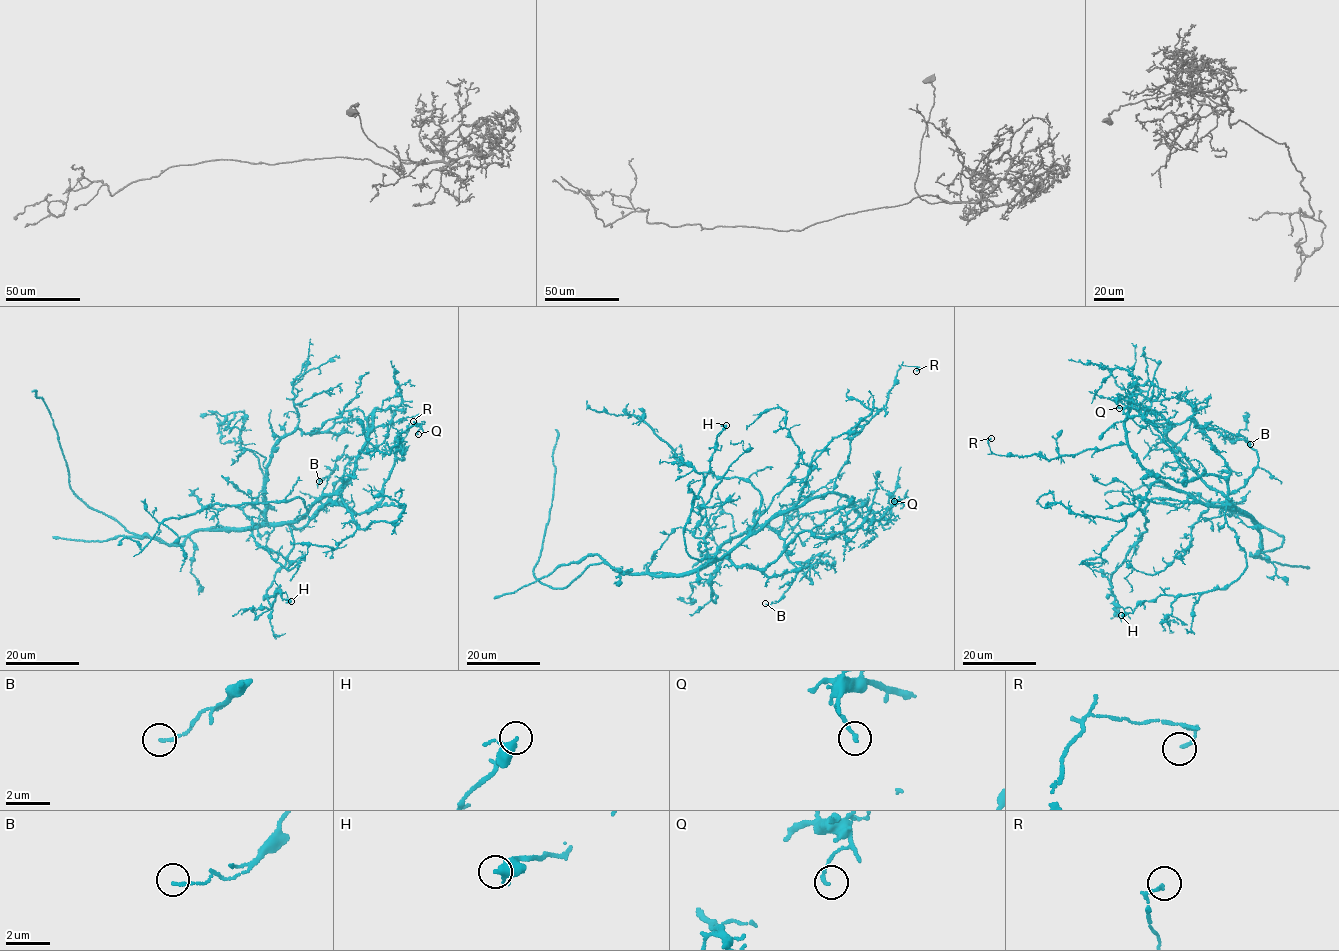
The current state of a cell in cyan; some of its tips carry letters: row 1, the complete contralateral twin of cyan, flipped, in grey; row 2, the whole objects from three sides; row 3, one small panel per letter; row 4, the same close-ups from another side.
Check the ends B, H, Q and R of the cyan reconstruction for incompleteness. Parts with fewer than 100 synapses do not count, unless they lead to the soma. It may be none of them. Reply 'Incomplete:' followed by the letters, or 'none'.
Incomplete: none

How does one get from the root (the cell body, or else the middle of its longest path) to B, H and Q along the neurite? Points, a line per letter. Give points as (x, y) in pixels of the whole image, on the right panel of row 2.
B: (1253, 522), (1225, 504), (1232, 504), (1227, 486), (1229, 467), (1197, 426), (1224, 429), (1247, 438), (1250, 444)
H: (1253, 522), (1225, 506), (1225, 522), (1245, 553), (1245, 567), (1236, 580), (1208, 592), (1159, 595), (1121, 615)
Q: (1253, 522), (1225, 504), (1220, 476), (1184, 485), (1178, 457), (1139, 405), (1121, 398), (1119, 408)

